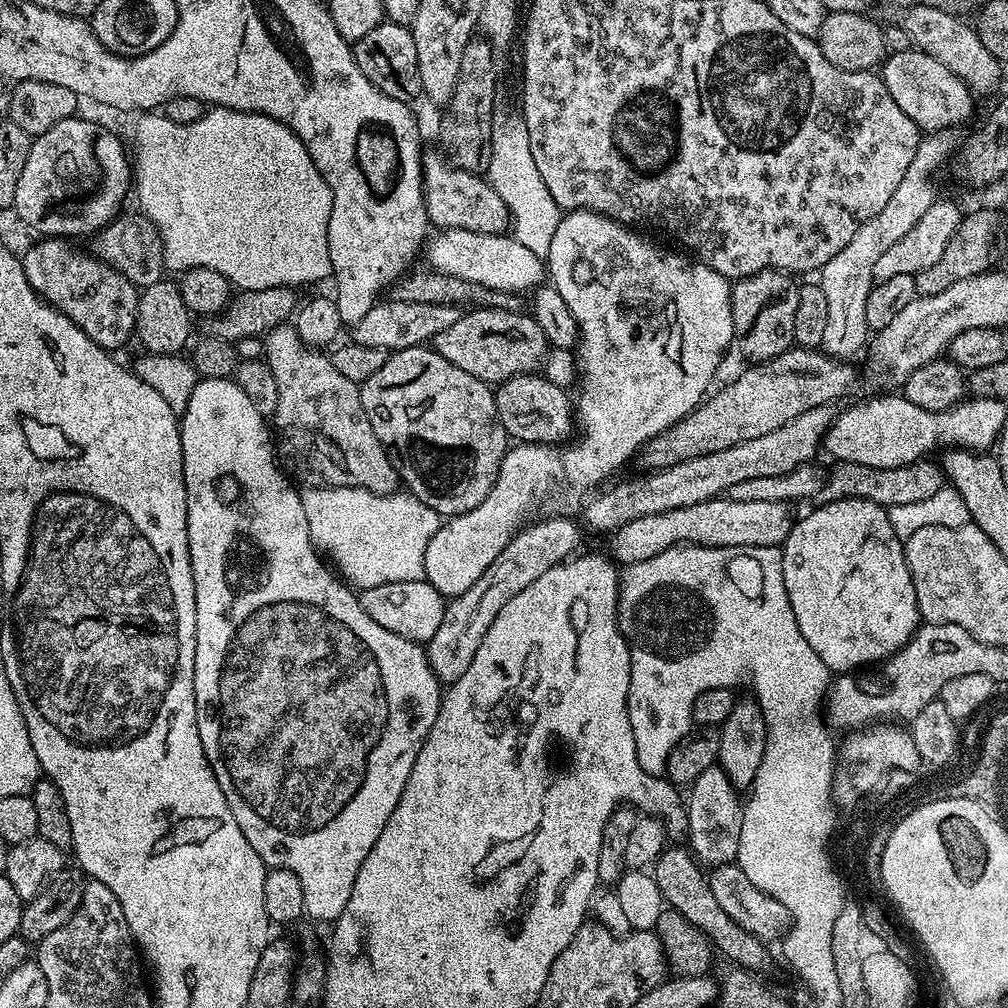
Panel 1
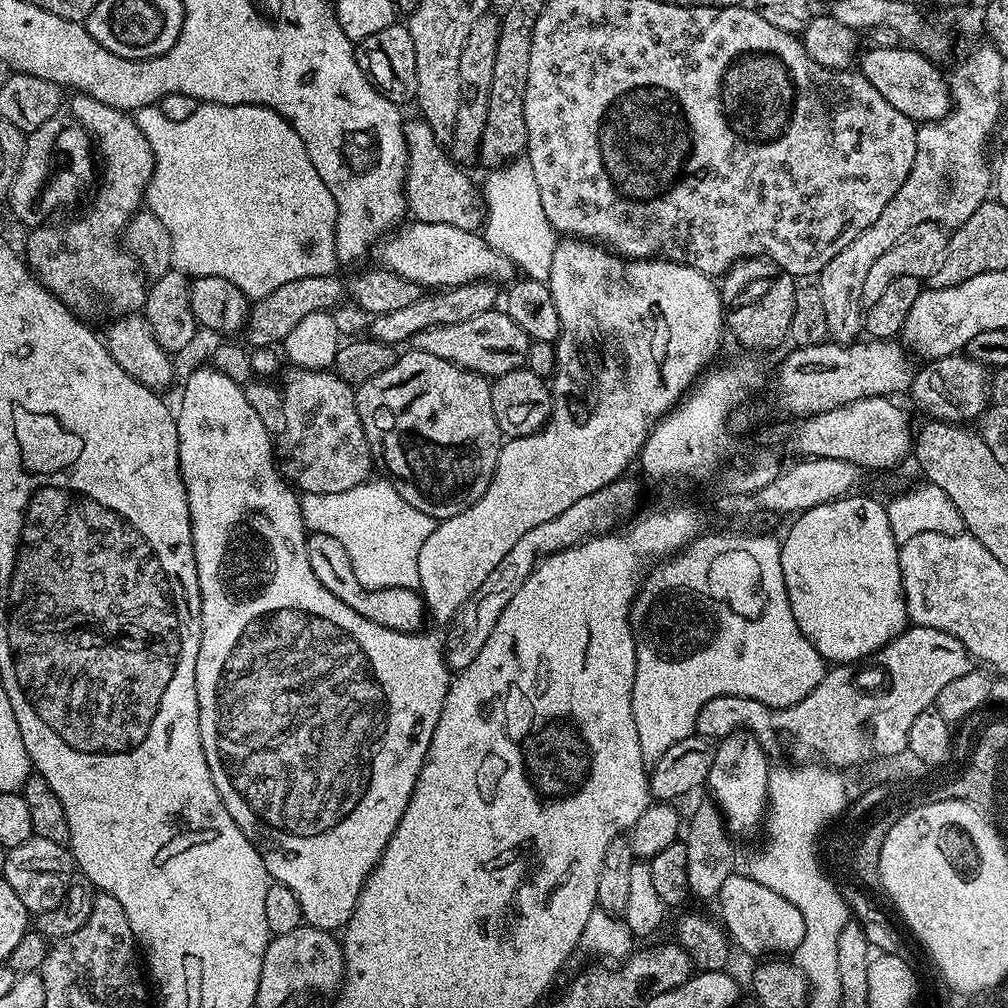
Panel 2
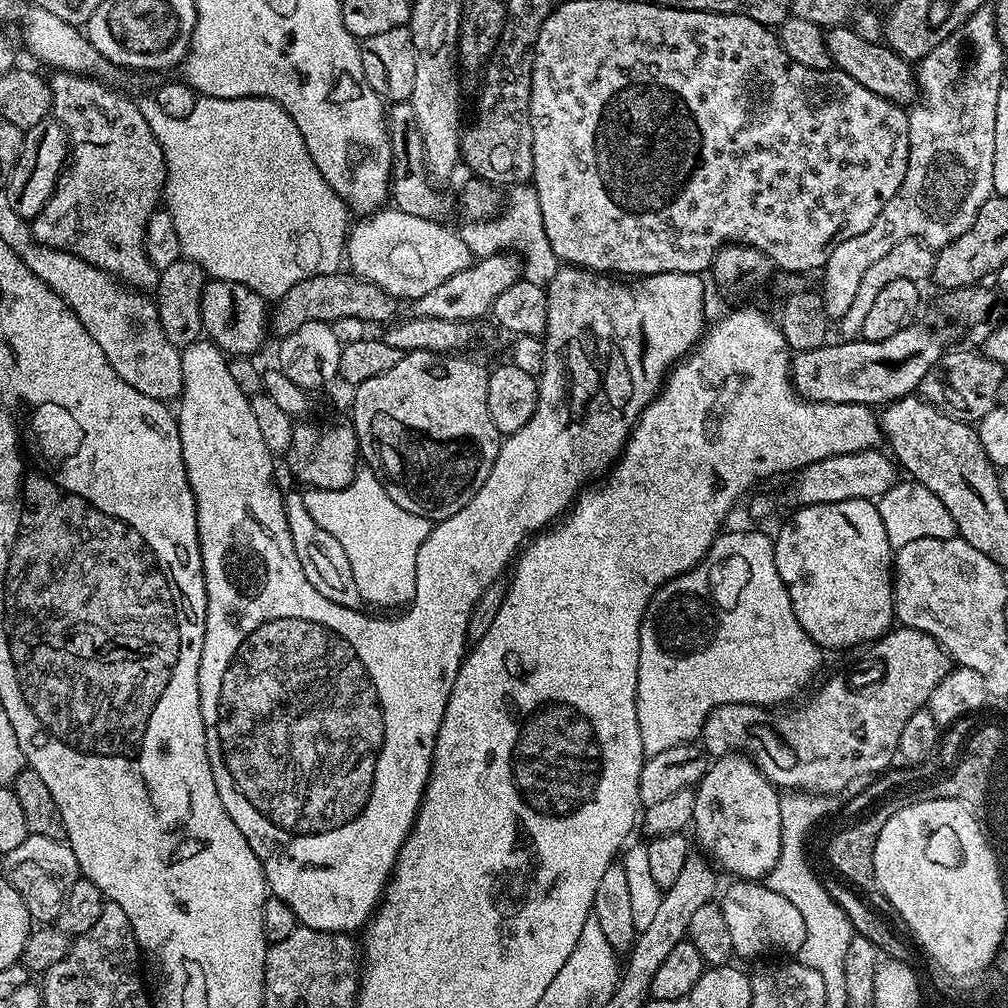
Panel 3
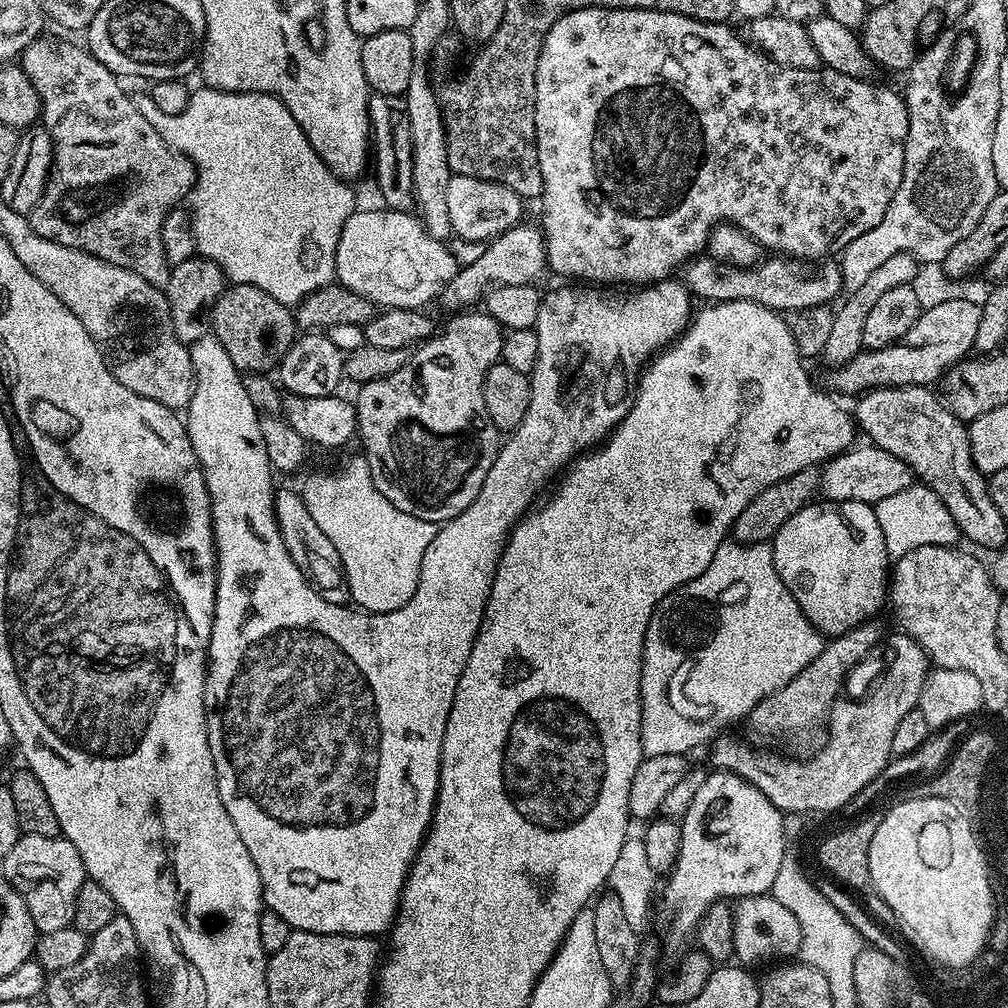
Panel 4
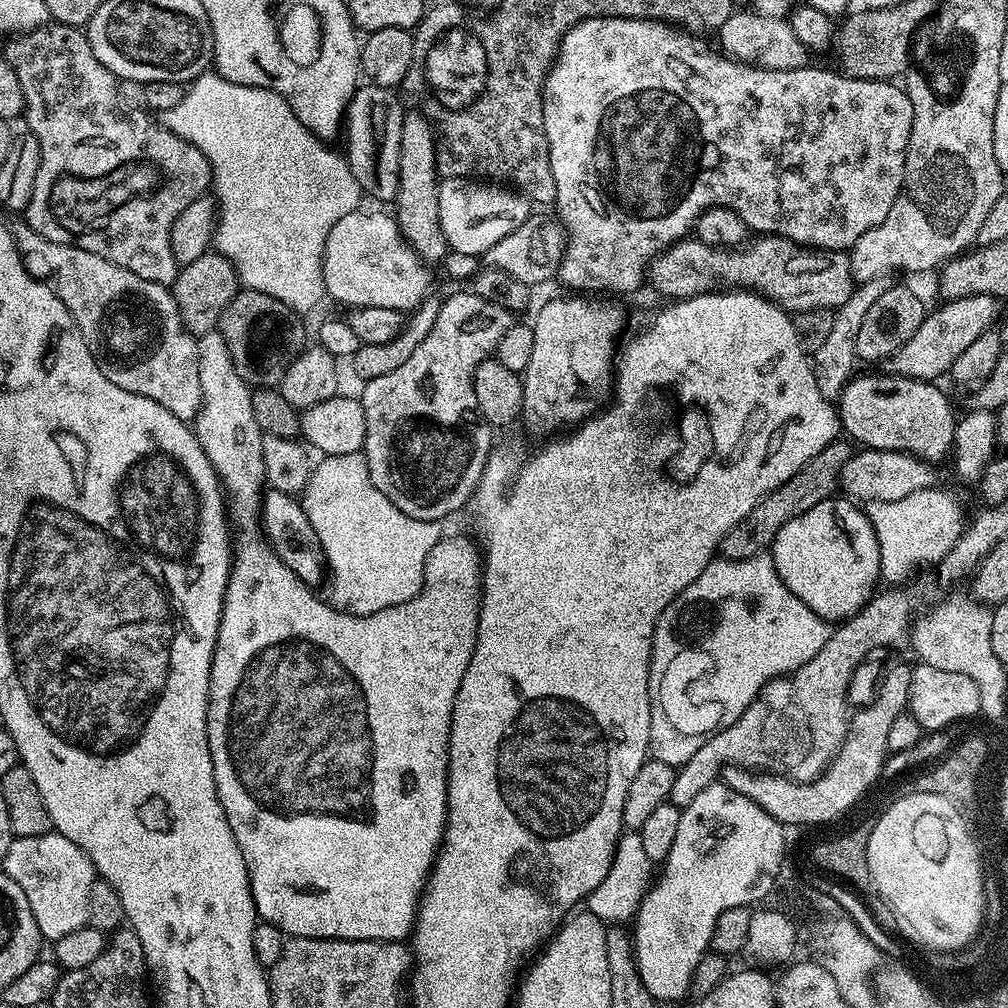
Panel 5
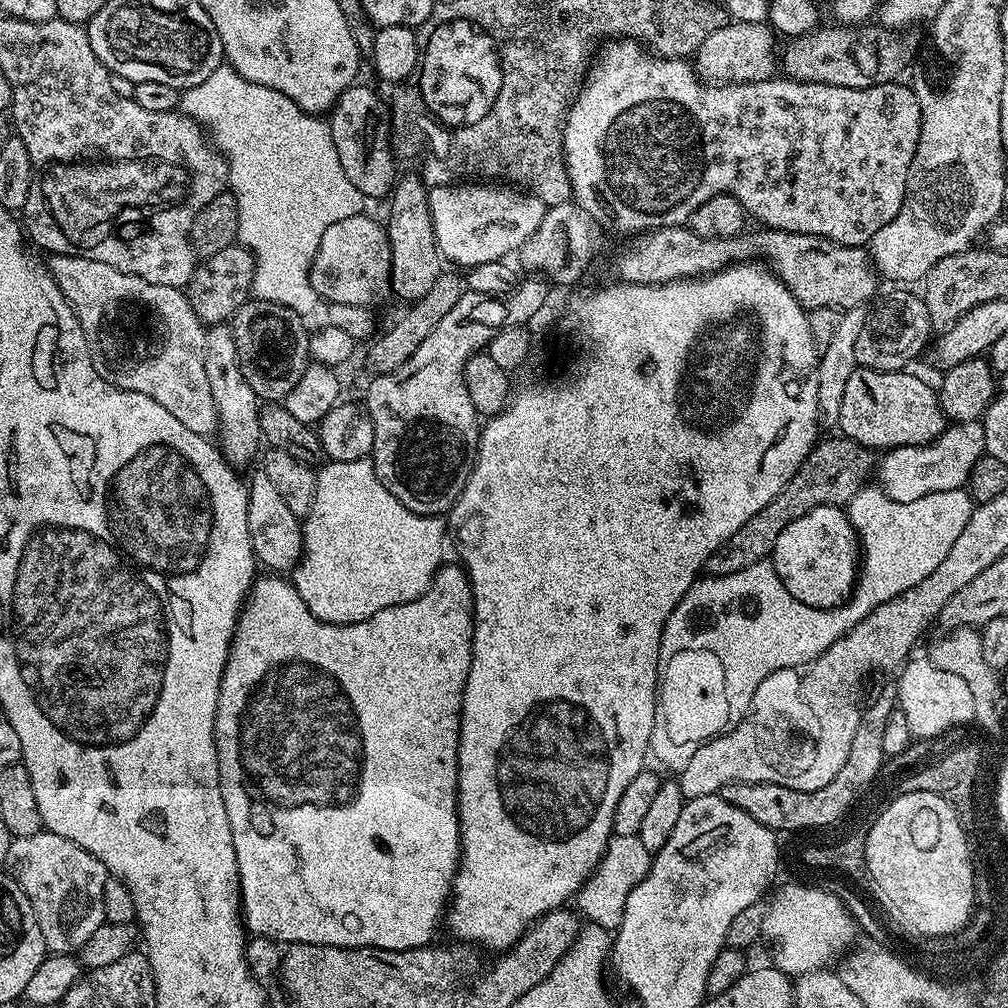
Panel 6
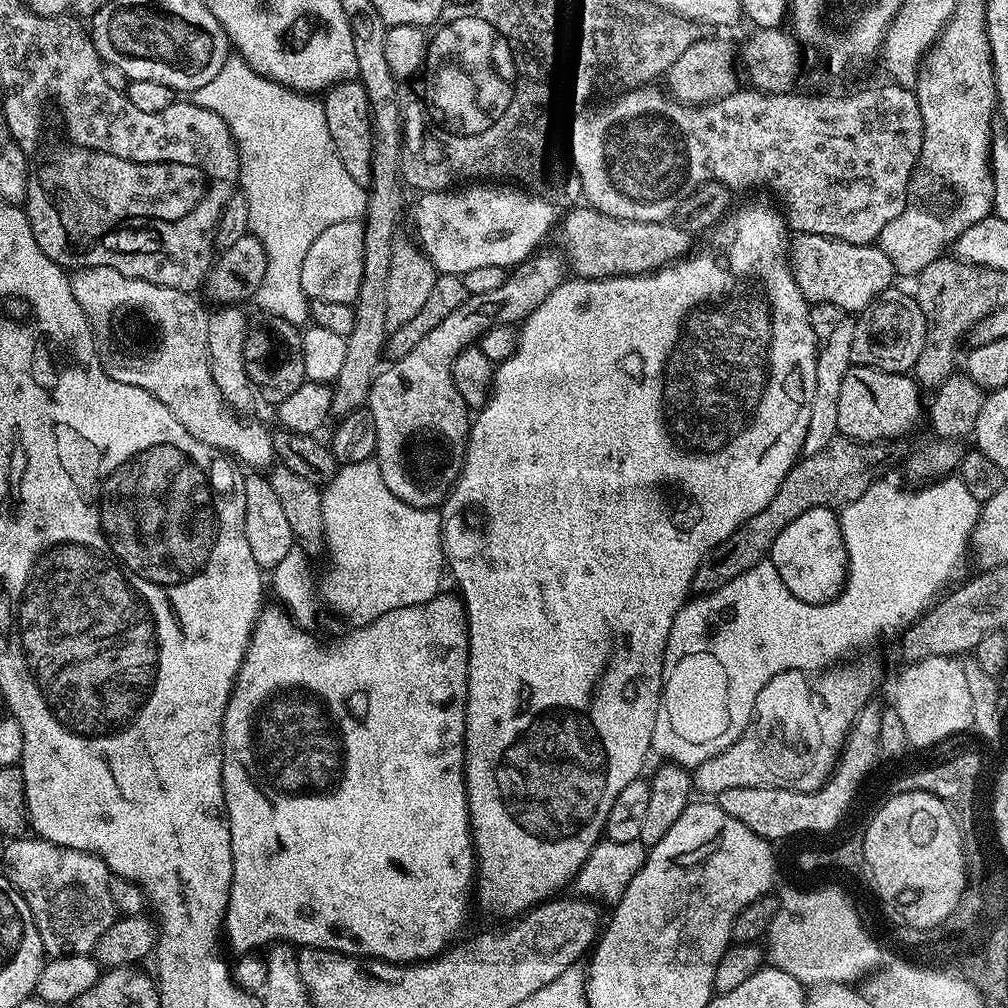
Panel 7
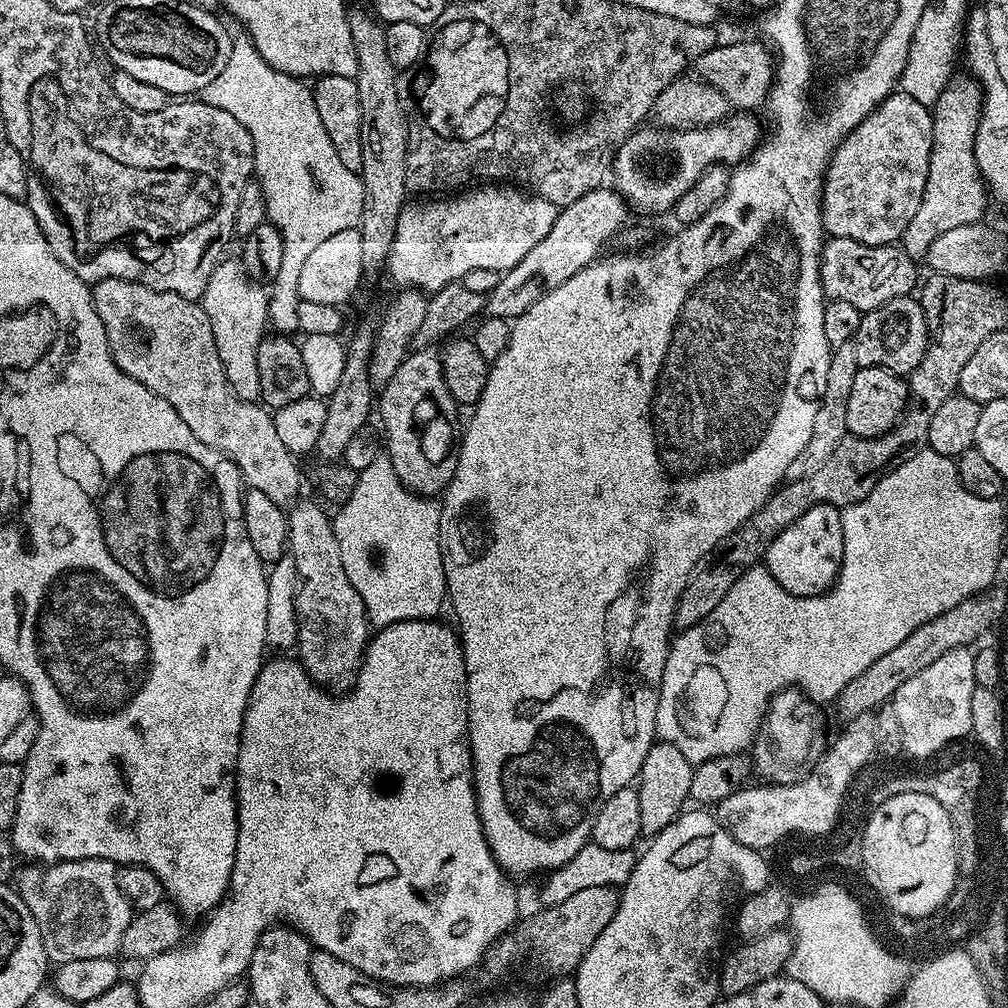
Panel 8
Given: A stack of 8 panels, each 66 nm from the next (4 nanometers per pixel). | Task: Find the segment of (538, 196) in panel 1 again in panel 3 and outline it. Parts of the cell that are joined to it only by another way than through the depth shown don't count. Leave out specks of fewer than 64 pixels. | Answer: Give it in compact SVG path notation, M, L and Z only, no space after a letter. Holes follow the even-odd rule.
M517 184L509 187L507 192L506 203L499 214L487 222L469 223L467 225L469 228L463 229L462 235L466 246L476 258L515 250L522 257L523 279L534 282L534 286L547 289L556 273L558 261L550 250L550 238L546 238L546 226L542 226L542 206L538 206L536 189L528 184Z

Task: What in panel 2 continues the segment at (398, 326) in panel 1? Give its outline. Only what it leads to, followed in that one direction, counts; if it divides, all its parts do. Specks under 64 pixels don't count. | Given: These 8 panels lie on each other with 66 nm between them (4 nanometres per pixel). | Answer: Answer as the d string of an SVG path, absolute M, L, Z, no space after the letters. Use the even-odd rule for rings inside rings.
M470 280L467 284L459 284L457 288L429 291L427 294L421 295L418 302L410 302L410 306L405 306L403 310L393 310L390 314L375 317L370 324L371 335L384 344L400 346L403 340L404 343L411 341L412 336L418 334L418 330L426 330L430 326L446 326L450 322L466 322L466 318L474 318L474 314L491 312L497 307L496 288L495 283L486 280Z

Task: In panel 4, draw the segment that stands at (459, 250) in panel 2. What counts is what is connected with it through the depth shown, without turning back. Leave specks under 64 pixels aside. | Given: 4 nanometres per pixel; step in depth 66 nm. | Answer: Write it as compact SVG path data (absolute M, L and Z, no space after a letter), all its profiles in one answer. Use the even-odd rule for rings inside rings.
M357 210L346 218L336 250L336 280L381 309L423 309L454 278L456 255L445 241L429 234L415 215L404 210L383 211Z

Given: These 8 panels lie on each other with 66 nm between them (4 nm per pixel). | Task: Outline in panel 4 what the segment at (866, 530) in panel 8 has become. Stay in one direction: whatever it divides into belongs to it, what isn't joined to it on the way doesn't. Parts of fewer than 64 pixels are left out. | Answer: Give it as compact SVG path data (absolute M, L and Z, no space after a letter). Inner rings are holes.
M914 482L906 490L898 490L891 498L882 498L882 502L874 505L878 526L882 526L882 534L886 538L886 550L889 557L895 558L906 554L920 546L931 544L955 545L961 539L959 528L956 527L954 518L950 518L950 510L934 494L934 490L924 487L919 482ZM767 543L720 544L710 566L698 578L662 598L648 623L640 687L644 755L688 754L699 744L707 745L717 733L727 729L727 724L743 721L767 696L802 674L824 650L825 643L825 637L802 614L794 594L778 578Z

